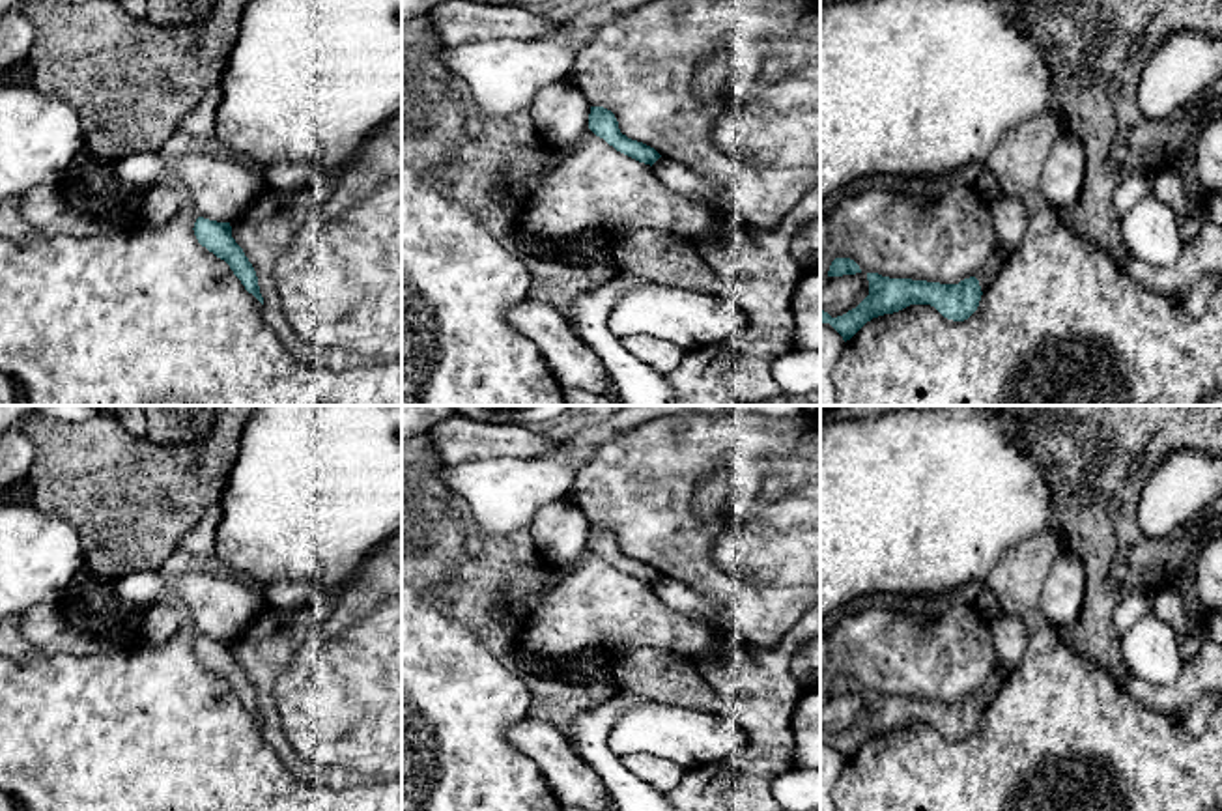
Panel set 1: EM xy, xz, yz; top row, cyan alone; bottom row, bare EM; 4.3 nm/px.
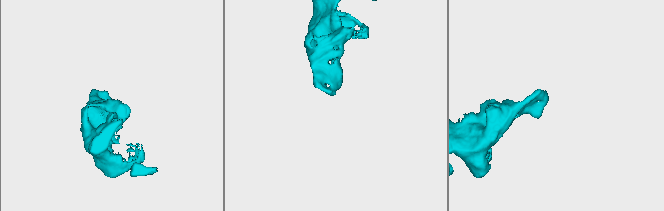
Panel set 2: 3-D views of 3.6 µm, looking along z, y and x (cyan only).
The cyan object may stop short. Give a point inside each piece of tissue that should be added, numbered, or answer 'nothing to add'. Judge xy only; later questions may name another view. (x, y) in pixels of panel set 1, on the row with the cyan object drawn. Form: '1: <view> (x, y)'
nothing to add

